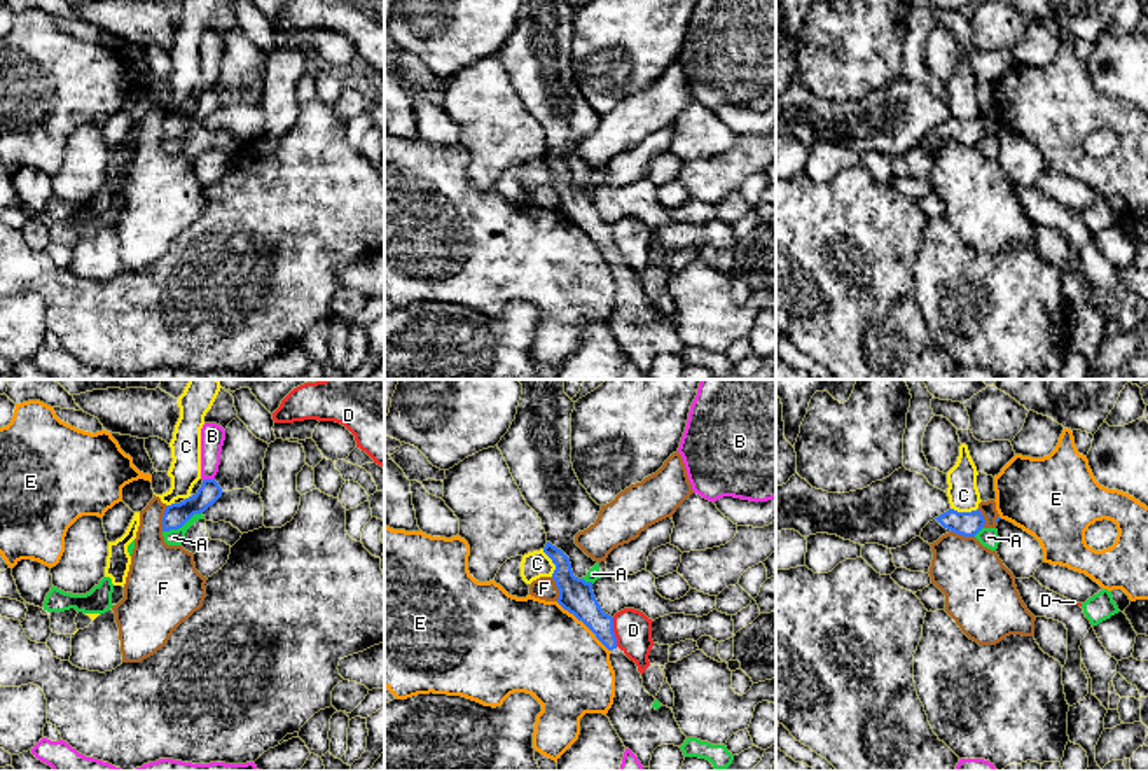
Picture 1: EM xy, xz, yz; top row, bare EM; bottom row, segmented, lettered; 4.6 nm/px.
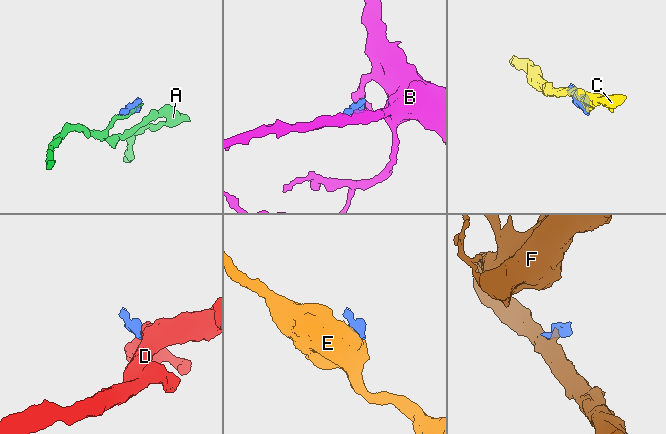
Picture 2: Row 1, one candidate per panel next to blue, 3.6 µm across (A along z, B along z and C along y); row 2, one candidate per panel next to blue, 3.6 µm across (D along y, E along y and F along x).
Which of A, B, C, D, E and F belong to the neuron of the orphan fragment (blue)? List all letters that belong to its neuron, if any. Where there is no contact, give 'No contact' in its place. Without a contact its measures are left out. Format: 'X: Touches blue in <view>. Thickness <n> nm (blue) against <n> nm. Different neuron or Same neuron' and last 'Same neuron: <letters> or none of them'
A: Touches blue in xy. Thickness 110 nm (blue) against 80 nm. Different neuron
B: Touches blue in xy. Thickness 110 nm (blue) against 110 nm. Different neuron
C: Touches blue in xz. Thickness 160 nm (blue) against 120 nm. Different neuron
D: Touches blue in xz. Thickness 160 nm (blue) against 180 nm. Different neuron
E: Touches blue in xz. Thickness 160 nm (blue) against 440 nm. Different neuron
F: Touches blue in xy. Thickness 110 nm (blue) against 260 nm. Different neuron
Same neuron: none of them

